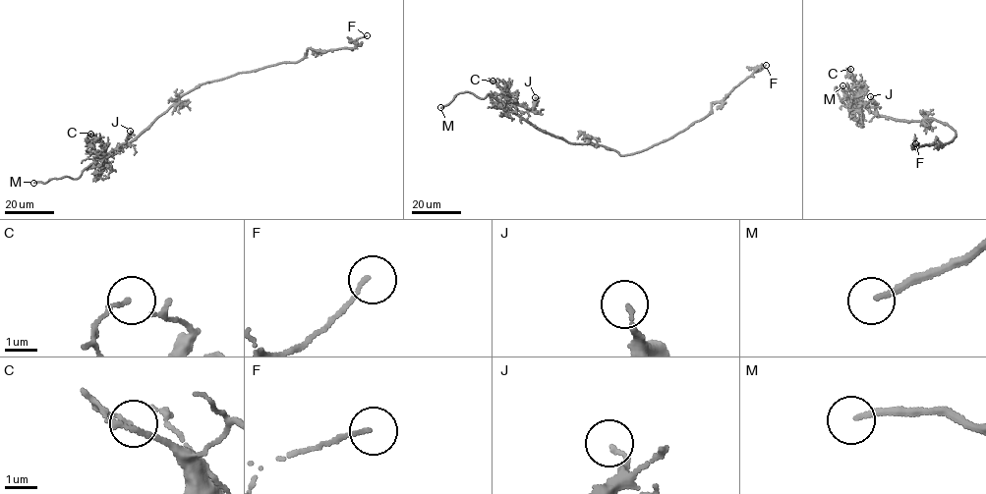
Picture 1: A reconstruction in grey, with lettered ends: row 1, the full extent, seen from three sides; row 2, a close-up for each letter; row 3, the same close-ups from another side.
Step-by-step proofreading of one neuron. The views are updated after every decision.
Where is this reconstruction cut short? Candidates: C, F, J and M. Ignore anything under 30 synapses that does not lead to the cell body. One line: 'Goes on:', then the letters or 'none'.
Goes on: M

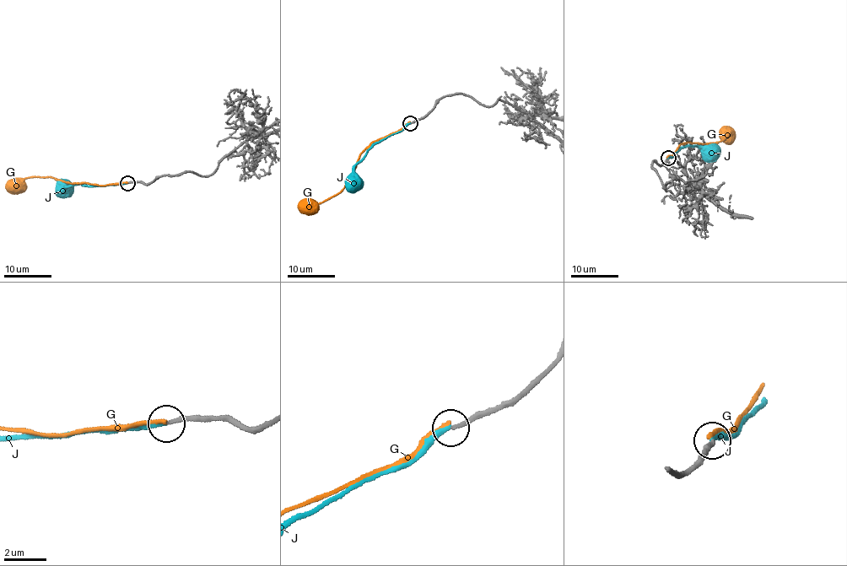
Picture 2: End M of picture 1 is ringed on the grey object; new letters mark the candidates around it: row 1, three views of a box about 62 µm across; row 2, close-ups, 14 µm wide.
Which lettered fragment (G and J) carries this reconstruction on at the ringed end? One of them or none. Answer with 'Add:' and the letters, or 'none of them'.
Add: J

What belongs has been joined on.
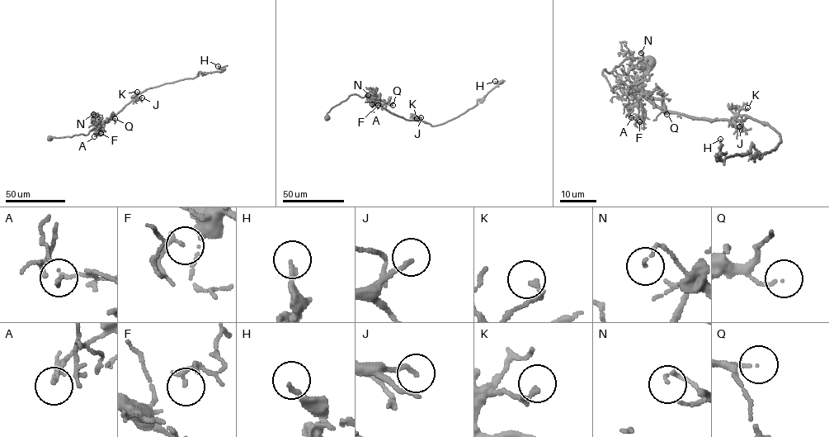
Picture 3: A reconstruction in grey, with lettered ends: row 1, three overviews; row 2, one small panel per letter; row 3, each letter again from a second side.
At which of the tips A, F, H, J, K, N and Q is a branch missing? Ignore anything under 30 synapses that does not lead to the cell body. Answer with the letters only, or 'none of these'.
none of these

